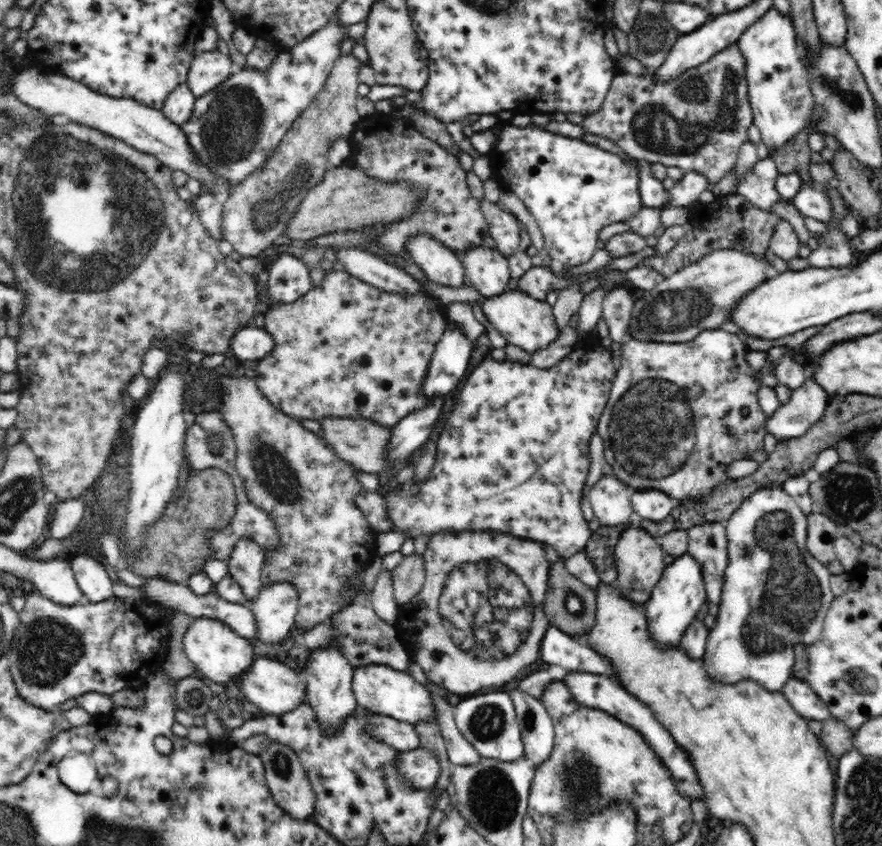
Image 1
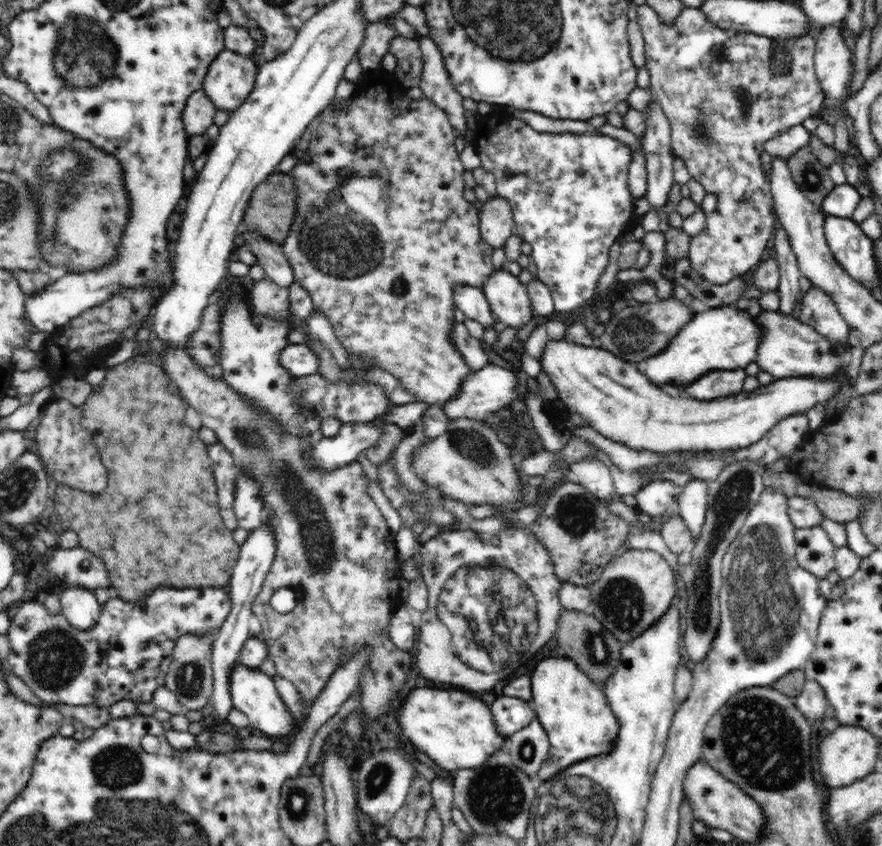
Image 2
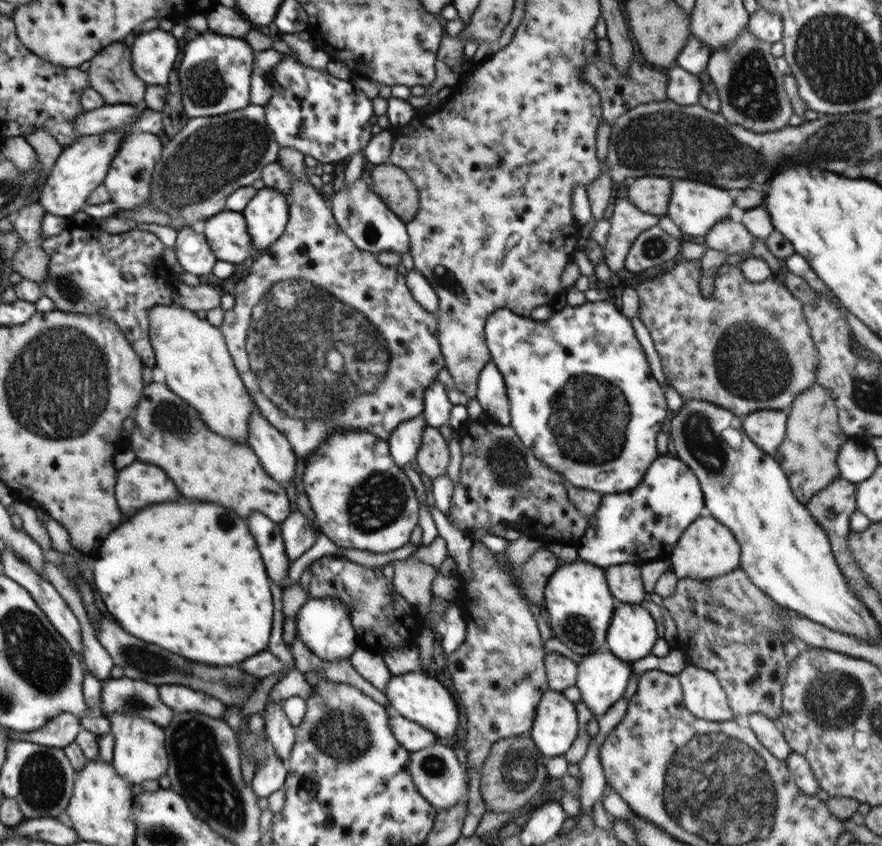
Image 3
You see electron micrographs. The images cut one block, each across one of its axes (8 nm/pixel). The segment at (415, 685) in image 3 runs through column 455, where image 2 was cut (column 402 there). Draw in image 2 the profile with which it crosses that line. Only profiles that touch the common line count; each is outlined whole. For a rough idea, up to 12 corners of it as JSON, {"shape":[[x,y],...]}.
{"shape":[[414,688],[404,737],[452,773],[504,747],[489,704]]}

